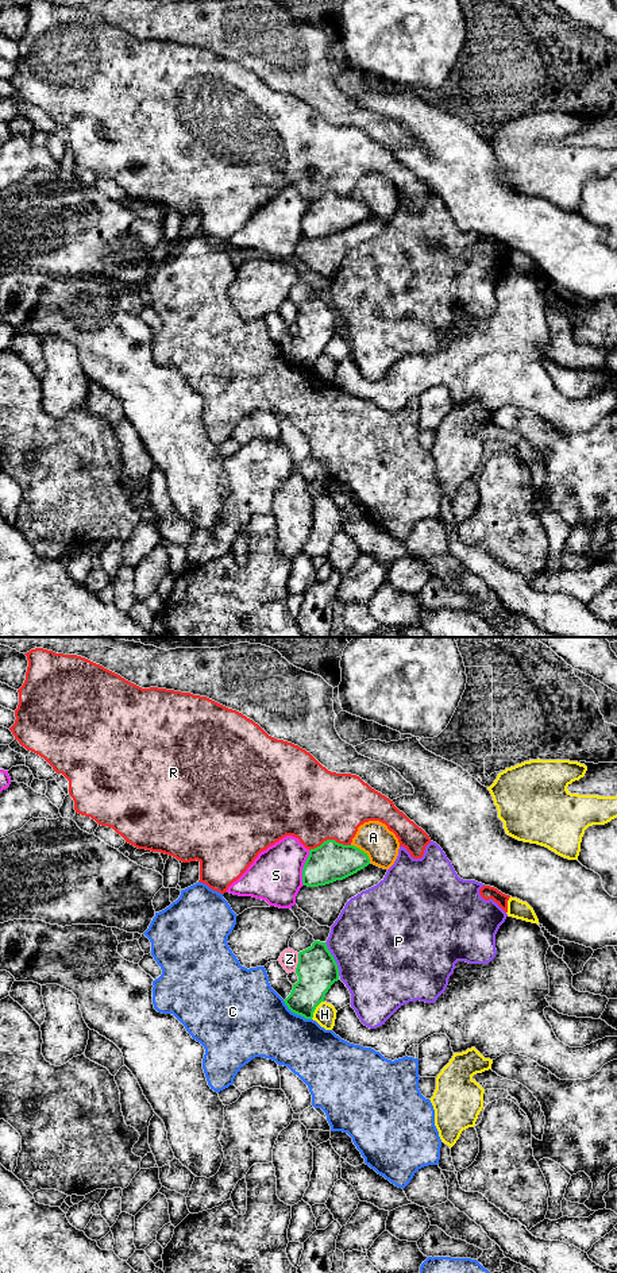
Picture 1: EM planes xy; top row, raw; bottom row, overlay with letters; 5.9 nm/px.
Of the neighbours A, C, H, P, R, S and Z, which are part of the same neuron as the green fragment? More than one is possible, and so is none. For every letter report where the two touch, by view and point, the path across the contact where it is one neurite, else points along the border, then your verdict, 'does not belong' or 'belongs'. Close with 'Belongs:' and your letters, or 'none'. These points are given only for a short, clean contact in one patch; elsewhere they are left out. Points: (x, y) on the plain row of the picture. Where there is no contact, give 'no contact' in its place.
A: xy (362, 203) | does not belong
C: xy (296, 365) | does not belong
H: xy (315, 361) | along xy (323, 353), (311, 370) | does not belong
P: xy (334, 311) | along xy (324, 294), (336, 316), (339, 327) | does not belong
R: xy (330, 192) | does not belong
S: xy (303, 220) | does not belong
Z: xy (299, 315) | along xy (299, 305), (294, 323) | does not belong
Belongs: none

